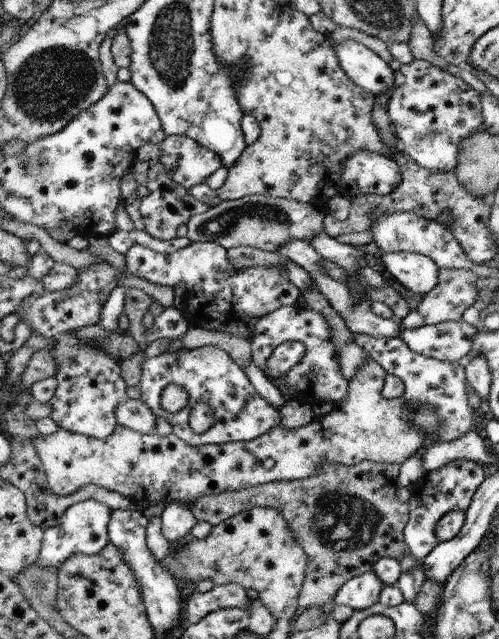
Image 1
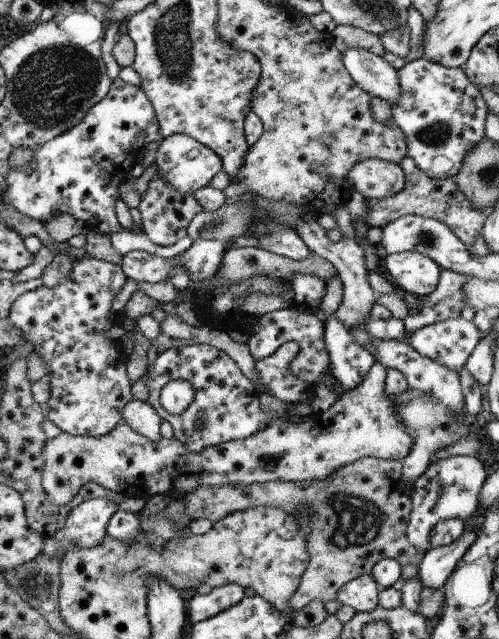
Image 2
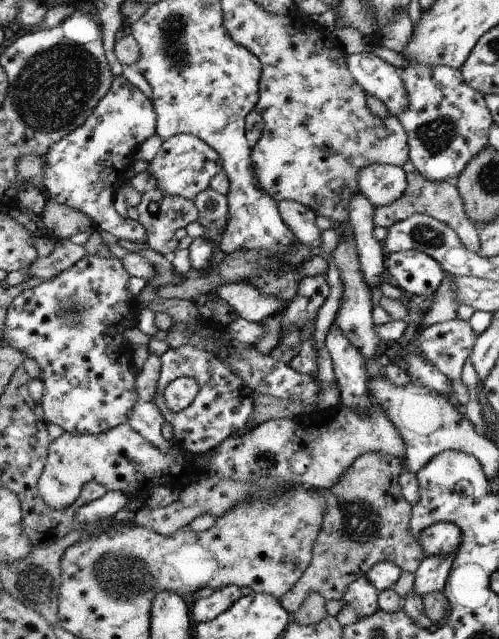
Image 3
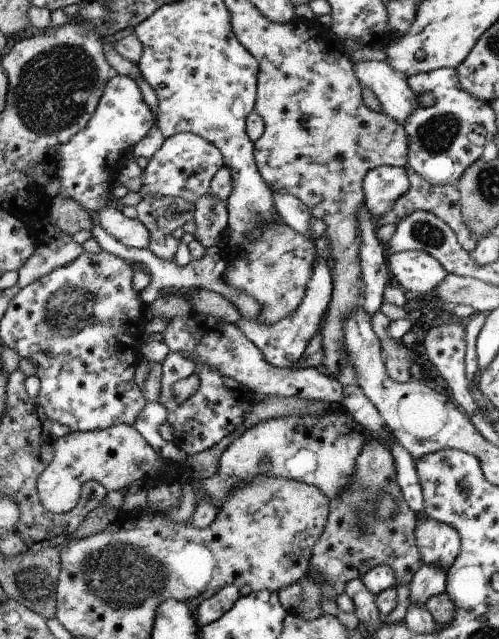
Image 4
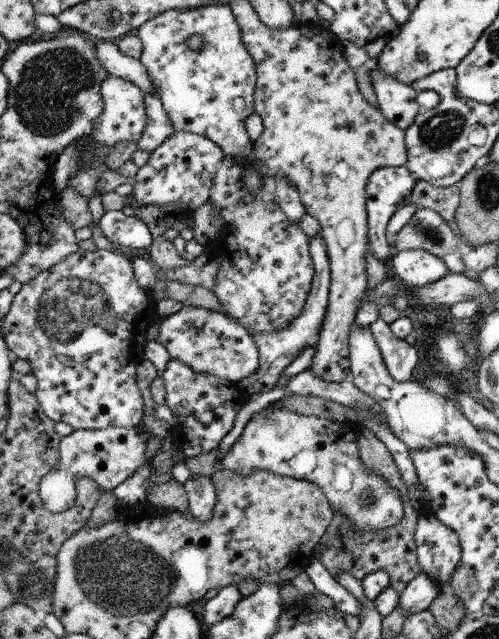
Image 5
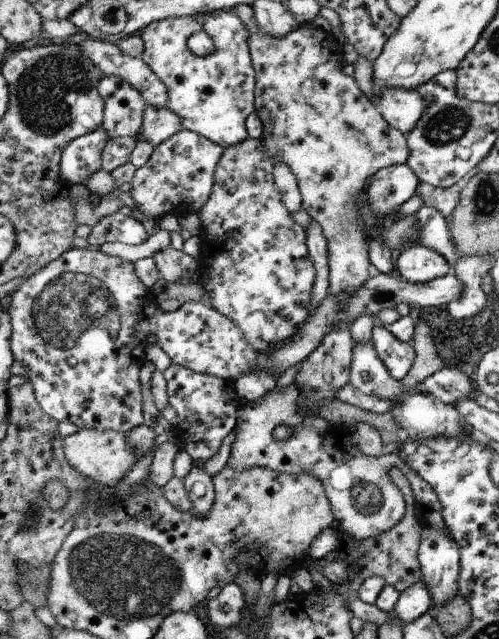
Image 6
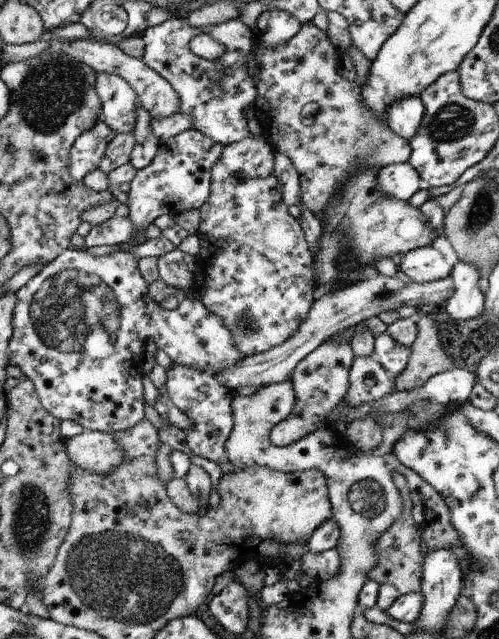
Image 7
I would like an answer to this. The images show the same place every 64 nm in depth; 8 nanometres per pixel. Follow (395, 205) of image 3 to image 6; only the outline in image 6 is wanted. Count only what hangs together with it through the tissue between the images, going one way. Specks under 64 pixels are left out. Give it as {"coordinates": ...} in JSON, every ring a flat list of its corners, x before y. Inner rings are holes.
{"coordinates":[[460,181,451,187,441,189,428,183,420,182,416,193,422,196,424,205,434,207,439,213,442,213,442,216,450,224,451,214,458,204,463,184,464,182]]}

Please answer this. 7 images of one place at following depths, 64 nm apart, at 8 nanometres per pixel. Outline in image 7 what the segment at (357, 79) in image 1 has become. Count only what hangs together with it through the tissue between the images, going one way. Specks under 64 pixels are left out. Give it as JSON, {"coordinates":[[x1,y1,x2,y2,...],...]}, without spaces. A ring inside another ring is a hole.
{"coordinates":[[420,96,400,99,389,106,387,125,392,132,410,142,420,128,424,111,425,108]]}

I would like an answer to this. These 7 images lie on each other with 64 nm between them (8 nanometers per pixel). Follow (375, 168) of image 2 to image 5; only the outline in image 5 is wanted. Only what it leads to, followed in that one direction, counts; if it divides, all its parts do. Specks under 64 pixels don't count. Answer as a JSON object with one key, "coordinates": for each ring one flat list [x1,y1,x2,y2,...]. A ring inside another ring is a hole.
{"coordinates":[[406,165,401,167,380,167,374,171,366,183,366,210,367,223,369,226,367,239,369,240,369,250,383,265,390,260,390,244,386,241,386,226,388,220,397,211,399,205,403,204,414,188,417,178,413,175]]}

